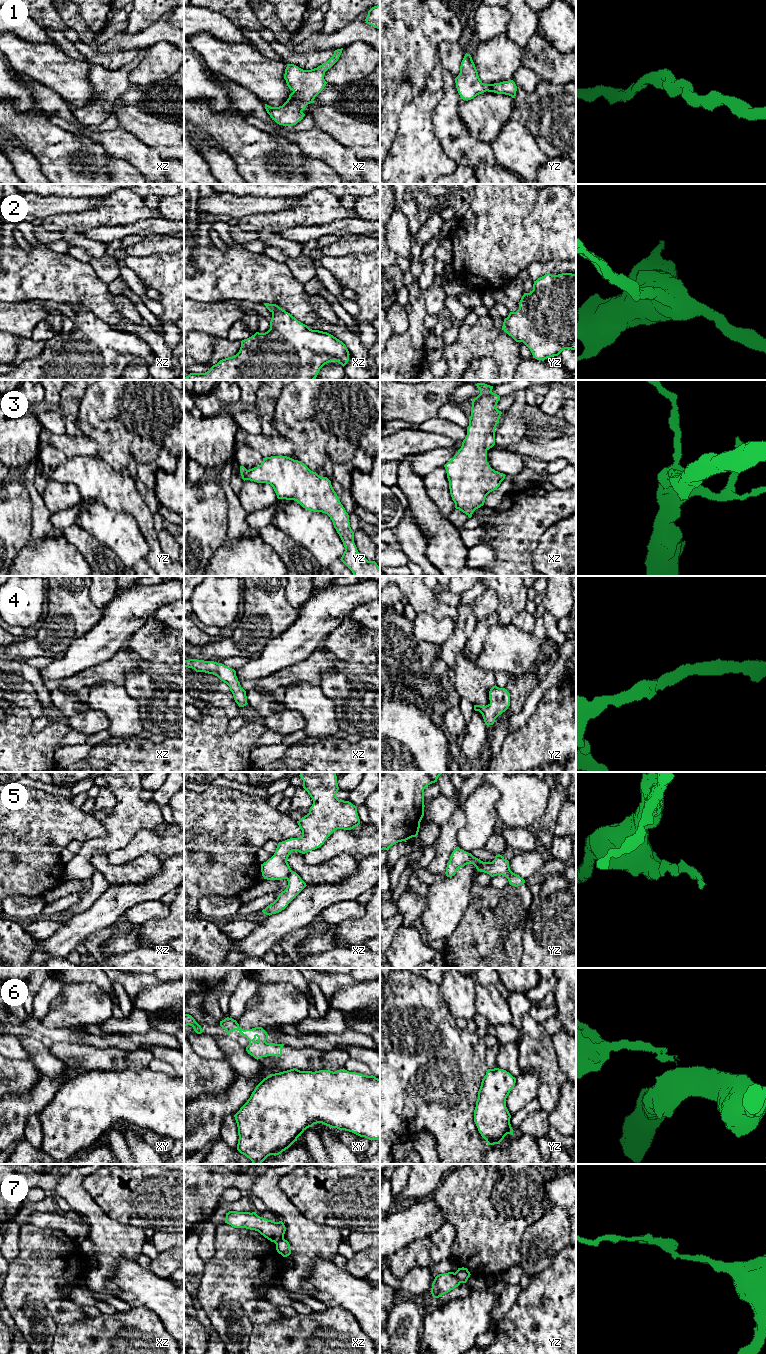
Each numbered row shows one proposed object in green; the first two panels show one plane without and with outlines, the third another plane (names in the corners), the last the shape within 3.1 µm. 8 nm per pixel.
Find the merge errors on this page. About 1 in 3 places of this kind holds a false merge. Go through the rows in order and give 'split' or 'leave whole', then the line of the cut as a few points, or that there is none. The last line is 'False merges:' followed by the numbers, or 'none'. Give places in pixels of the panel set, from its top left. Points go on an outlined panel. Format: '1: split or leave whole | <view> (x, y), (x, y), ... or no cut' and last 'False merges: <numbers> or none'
1: leave whole | no cut
2: leave whole | no cut
3: leave whole | no cut
4: leave whole | no cut
5: split | yz (483, 862), (478, 870)
6: split | xy (291, 1069), (297, 1069)
7: split | yz (455, 1272), (460, 1282)
False merges: 5, 6, 7

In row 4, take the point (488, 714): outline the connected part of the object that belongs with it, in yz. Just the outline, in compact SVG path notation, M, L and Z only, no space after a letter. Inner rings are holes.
M496 685L489 691L490 703L486 706L474 705L474 710L479 711L487 726L493 725L495 719L505 712L510 706L510 693L505 688Z

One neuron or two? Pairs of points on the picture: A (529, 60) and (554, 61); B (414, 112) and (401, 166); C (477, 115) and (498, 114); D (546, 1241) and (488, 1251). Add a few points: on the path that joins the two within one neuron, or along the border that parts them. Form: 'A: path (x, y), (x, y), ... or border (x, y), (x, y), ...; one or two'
A: path (535, 60), (548, 61); one
B: path (414, 125), (414, 153); one
C: path (482, 115), (493, 114); one
D: border (530, 1225), (522, 1235), (519, 1263); two

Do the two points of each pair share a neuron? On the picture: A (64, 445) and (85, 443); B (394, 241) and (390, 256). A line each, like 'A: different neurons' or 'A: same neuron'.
A: same neuron
B: different neurons

